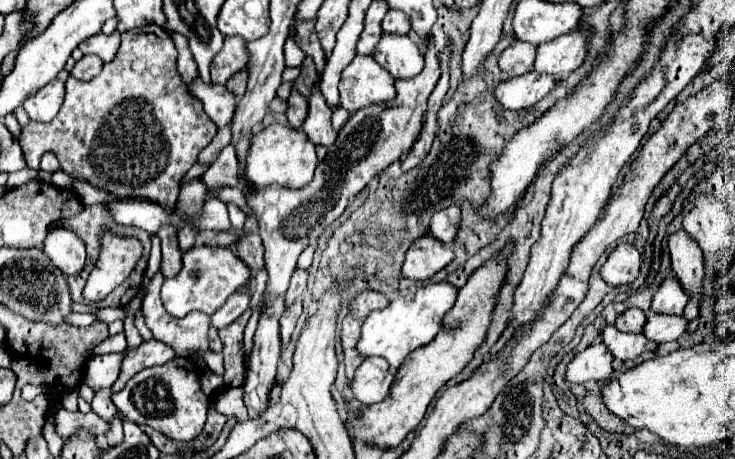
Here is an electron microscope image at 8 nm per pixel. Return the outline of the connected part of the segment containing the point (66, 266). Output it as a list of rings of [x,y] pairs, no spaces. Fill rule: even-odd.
[[[55,227],[43,241],[47,257],[63,271],[63,275],[75,275],[85,265],[85,243],[65,227]]]

